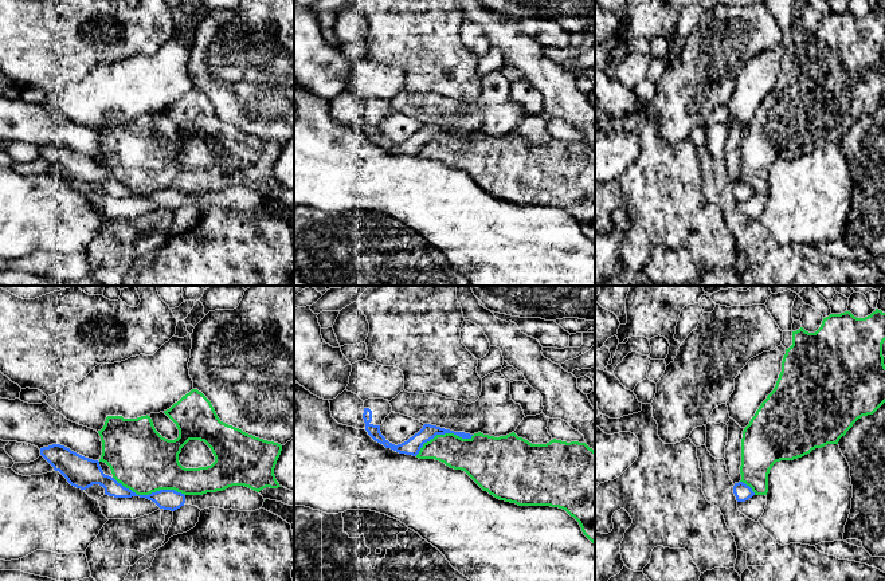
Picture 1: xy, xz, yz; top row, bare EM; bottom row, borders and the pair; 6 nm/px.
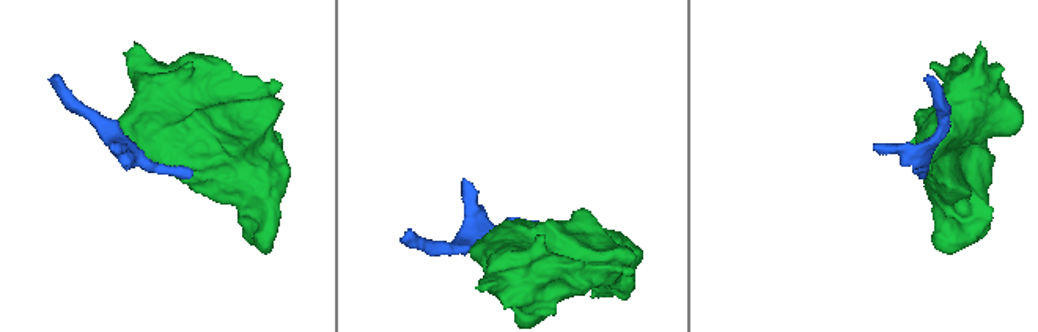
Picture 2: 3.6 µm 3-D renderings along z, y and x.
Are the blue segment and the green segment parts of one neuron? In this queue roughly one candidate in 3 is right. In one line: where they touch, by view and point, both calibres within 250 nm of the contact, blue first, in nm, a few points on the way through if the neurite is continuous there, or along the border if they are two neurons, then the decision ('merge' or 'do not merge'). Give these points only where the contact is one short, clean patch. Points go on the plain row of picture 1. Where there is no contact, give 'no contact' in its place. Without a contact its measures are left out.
contact xy (149, 193); calibres 130 and 380 nm; do not merge

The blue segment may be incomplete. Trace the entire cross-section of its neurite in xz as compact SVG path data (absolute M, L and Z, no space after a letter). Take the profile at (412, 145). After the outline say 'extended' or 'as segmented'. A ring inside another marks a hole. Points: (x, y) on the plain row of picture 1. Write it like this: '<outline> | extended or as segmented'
M368 98L364 101L363 118L365 122L365 130L377 142L385 148L391 148L399 153L416 156L424 142L434 138L436 134L454 133L462 138L471 138L473 134L465 131L454 131L436 125L424 123L423 127L402 144L389 142L380 131L380 125L385 117L392 111L392 106L388 99L384 98Z | extended

